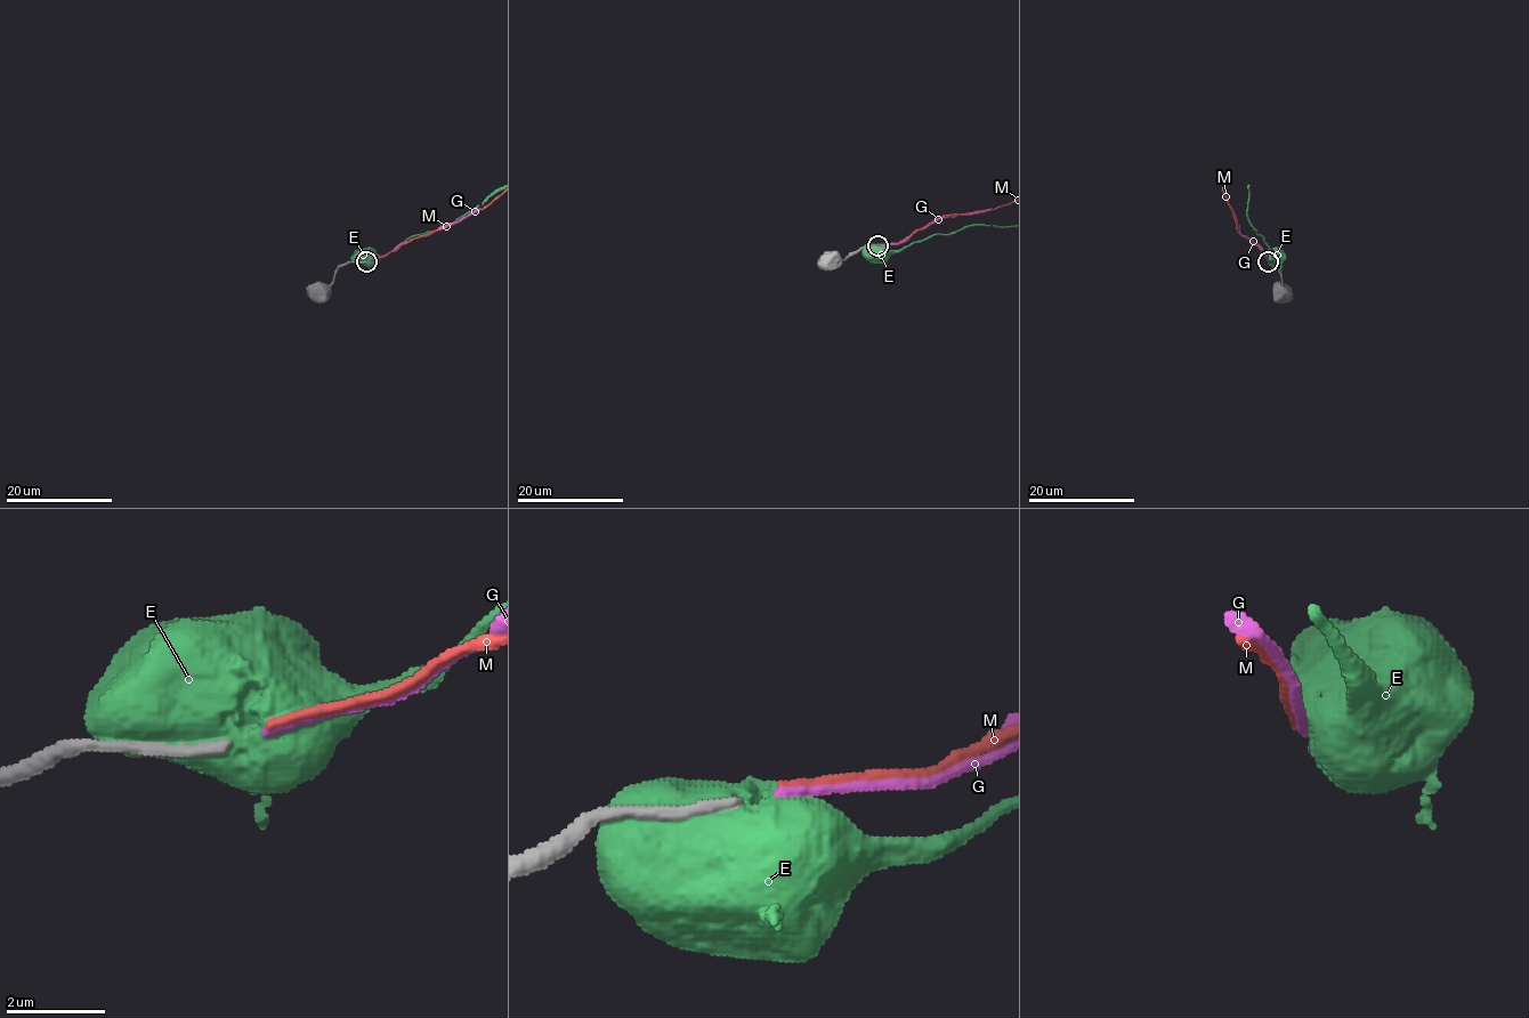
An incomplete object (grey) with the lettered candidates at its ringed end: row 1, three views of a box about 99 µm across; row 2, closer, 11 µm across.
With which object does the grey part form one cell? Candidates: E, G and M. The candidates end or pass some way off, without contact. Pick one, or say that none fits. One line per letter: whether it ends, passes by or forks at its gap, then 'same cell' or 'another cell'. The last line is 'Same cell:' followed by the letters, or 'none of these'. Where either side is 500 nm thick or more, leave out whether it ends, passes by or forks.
E: another cell
G: it ends; another cell
M: it ends; another cell
Same cell: none of these

